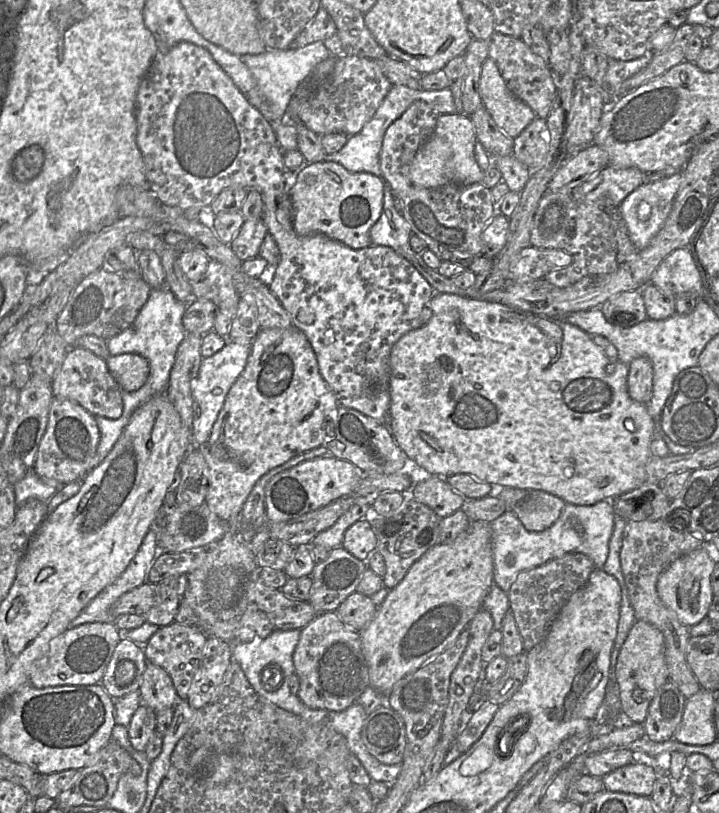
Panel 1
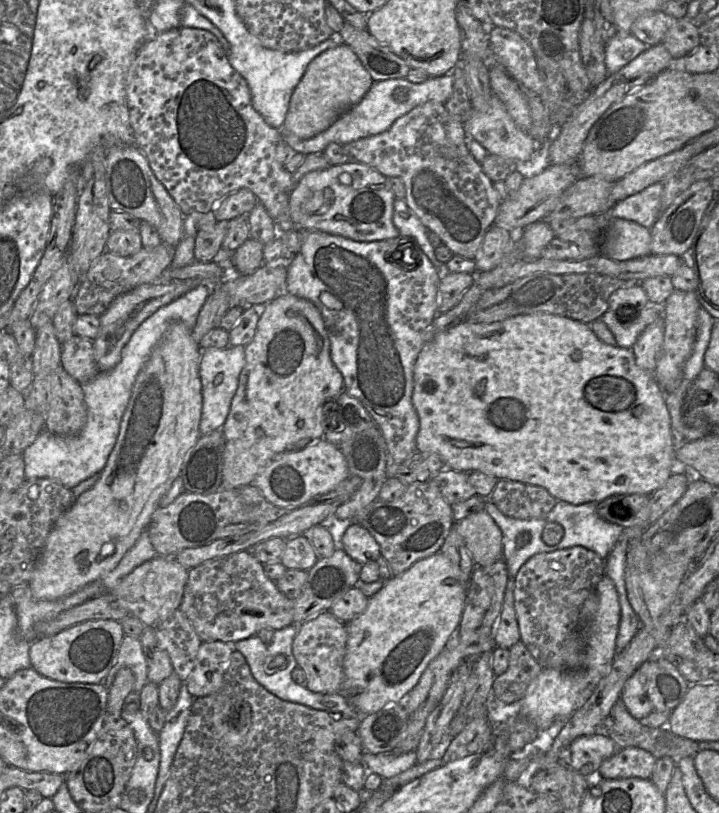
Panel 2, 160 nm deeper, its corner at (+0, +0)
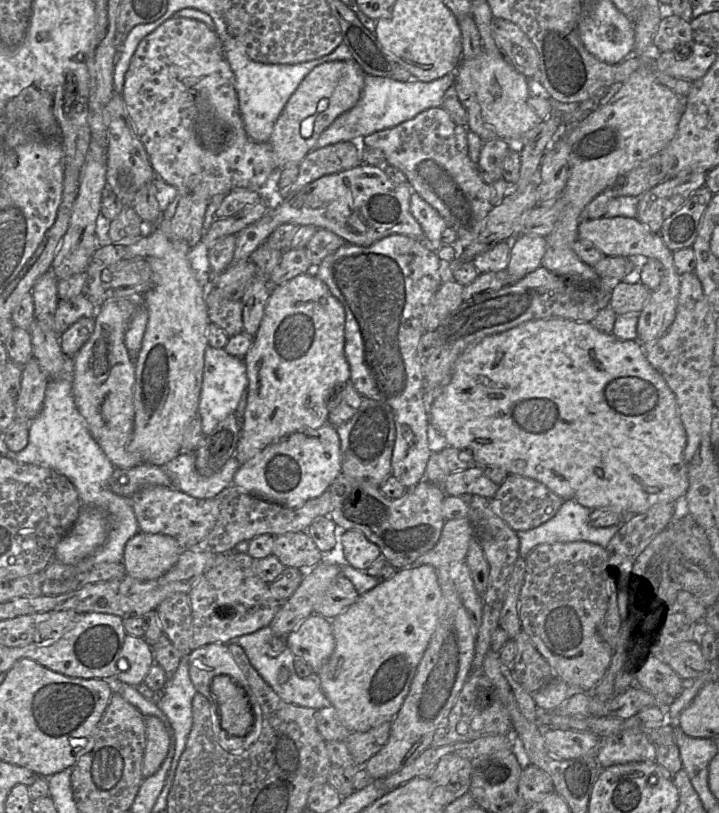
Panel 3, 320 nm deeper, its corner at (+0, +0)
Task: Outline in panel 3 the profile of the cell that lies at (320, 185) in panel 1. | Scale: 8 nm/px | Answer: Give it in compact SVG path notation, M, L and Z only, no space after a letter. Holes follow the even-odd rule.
M363 163L346 171L322 176L294 195L283 198L275 207L269 207L259 220L236 233L232 263L250 259L258 246L283 223L314 225L318 229L332 231L346 243L359 246L370 246L392 234L406 235L423 241L423 230L410 211L411 194L409 184L392 182L383 166Z

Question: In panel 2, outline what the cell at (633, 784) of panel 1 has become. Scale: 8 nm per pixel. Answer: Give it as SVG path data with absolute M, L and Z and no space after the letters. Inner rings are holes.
M634 746L619 749L599 768L604 779L651 779L656 763L652 753Z

